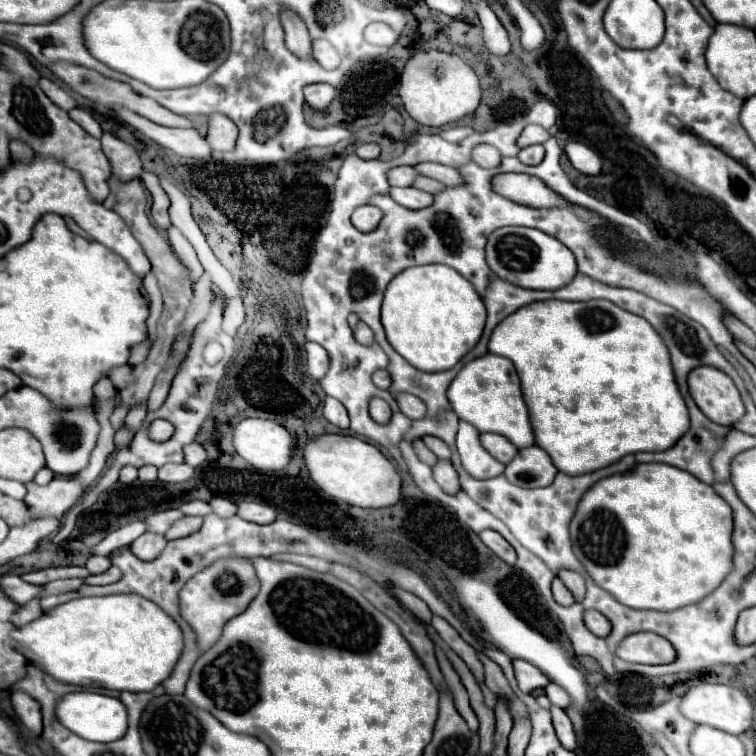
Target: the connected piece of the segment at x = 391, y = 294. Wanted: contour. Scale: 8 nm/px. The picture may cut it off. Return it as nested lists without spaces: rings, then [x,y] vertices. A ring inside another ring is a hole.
[[[426,264],[406,268],[392,278],[384,292],[382,326],[392,348],[422,372],[452,368],[476,346],[486,322],[486,308],[478,292],[454,268]]]

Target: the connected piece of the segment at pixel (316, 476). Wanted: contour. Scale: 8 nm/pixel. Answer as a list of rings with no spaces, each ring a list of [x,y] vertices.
[[[340,434],[312,436],[302,448],[302,456],[314,486],[336,500],[360,508],[384,508],[396,504],[400,498],[400,476],[396,468],[376,446],[360,438]]]

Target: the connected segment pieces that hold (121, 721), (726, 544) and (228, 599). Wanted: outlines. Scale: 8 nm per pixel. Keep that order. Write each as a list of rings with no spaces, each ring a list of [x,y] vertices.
[[[82,690],[82,692],[64,694],[62,698],[58,698],[58,702],[54,706],[54,714],[66,730],[74,732],[76,736],[80,736],[84,740],[92,740],[92,742],[114,742],[114,740],[122,738],[128,728],[124,704],[118,698],[110,698],[110,696],[96,694],[96,692]]]
[[[636,464],[632,470],[628,470],[624,474],[614,474],[614,476],[598,480],[594,486],[590,486],[582,494],[578,508],[570,520],[572,550],[574,550],[576,558],[582,562],[582,566],[586,568],[588,576],[602,590],[610,592],[620,604],[634,608],[634,610],[660,610],[660,612],[694,604],[694,602],[702,600],[704,596],[708,596],[714,588],[718,588],[722,578],[730,572],[730,554],[732,554],[730,530],[732,530],[732,510],[730,510],[730,506],[726,506],[726,502],[722,502],[722,498],[718,498],[718,494],[714,494],[714,490],[708,484],[698,482],[692,474],[686,474],[684,470],[674,470],[674,466],[662,466],[662,464]]]
[[[222,558],[220,562],[214,562],[184,584],[184,588],[178,592],[180,616],[192,626],[198,650],[208,650],[220,638],[224,624],[230,618],[242,614],[256,598],[258,586],[260,584],[256,572],[246,558]]]

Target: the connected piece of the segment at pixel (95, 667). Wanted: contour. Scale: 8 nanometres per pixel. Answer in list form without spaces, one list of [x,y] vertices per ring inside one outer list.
[[[138,594],[76,598],[44,612],[40,618],[24,624],[24,628],[18,628],[18,632],[20,636],[16,640],[16,652],[20,652],[28,664],[34,664],[58,682],[84,688],[150,692],[170,676],[182,652],[182,632],[178,624],[154,602]]]

